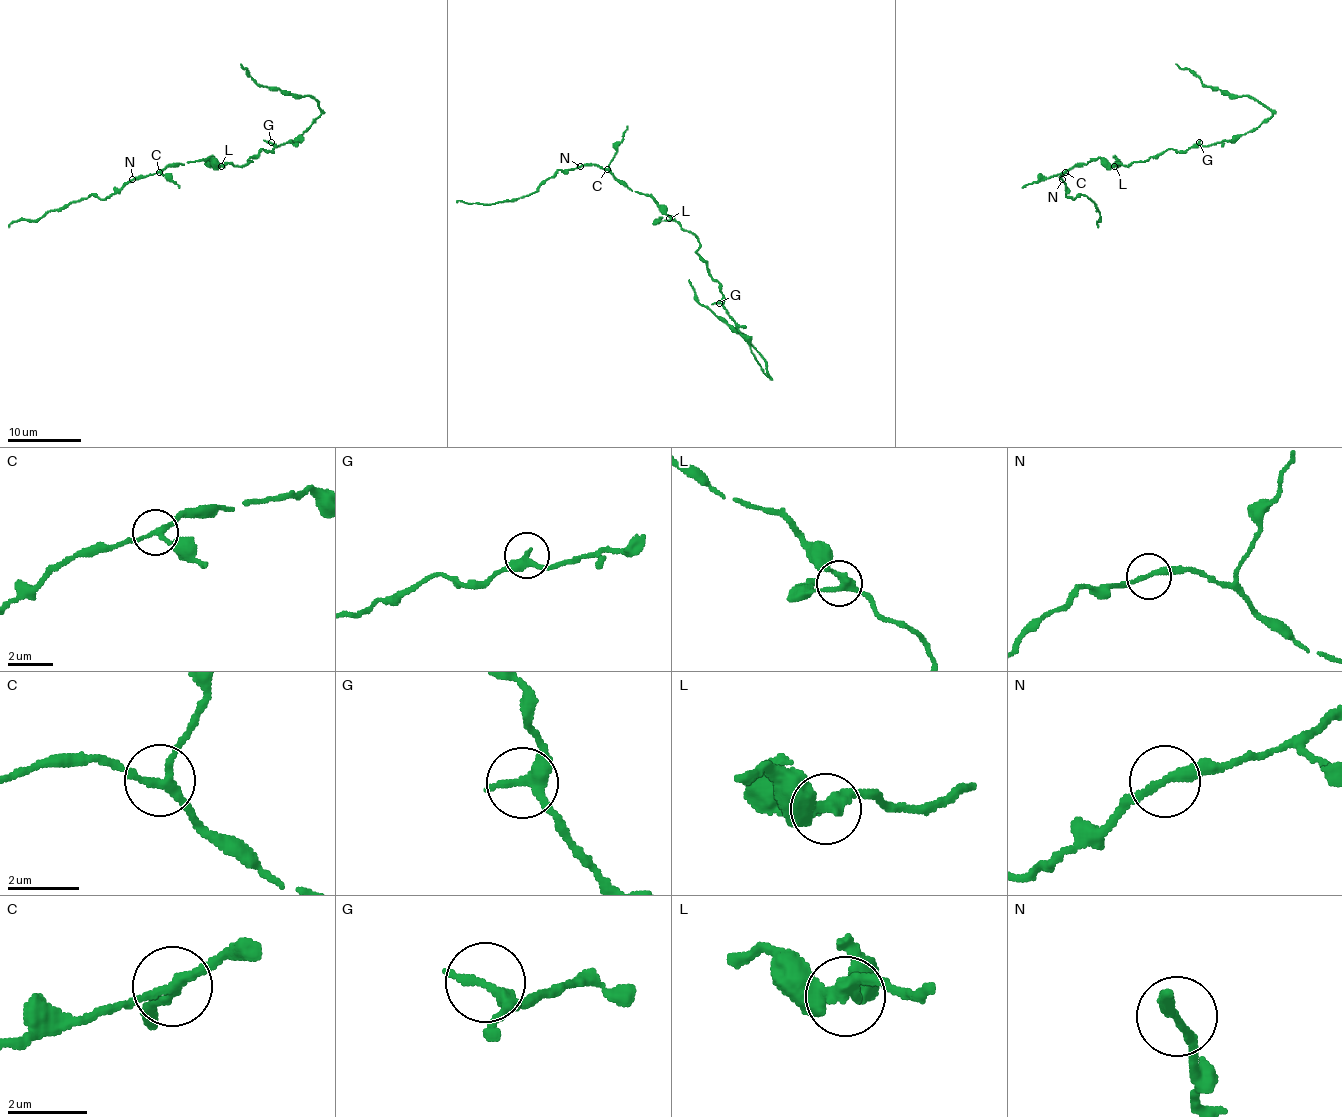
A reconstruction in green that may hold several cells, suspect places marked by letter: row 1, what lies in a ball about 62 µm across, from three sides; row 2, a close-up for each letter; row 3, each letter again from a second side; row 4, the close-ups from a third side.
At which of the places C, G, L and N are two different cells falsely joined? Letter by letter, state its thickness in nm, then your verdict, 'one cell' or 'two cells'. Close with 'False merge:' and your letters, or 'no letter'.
C: 200 nm | one cell
G: 320 nm | one cell
L: 300 nm | one cell
N: 240 nm | one cell
False merge: no letter

